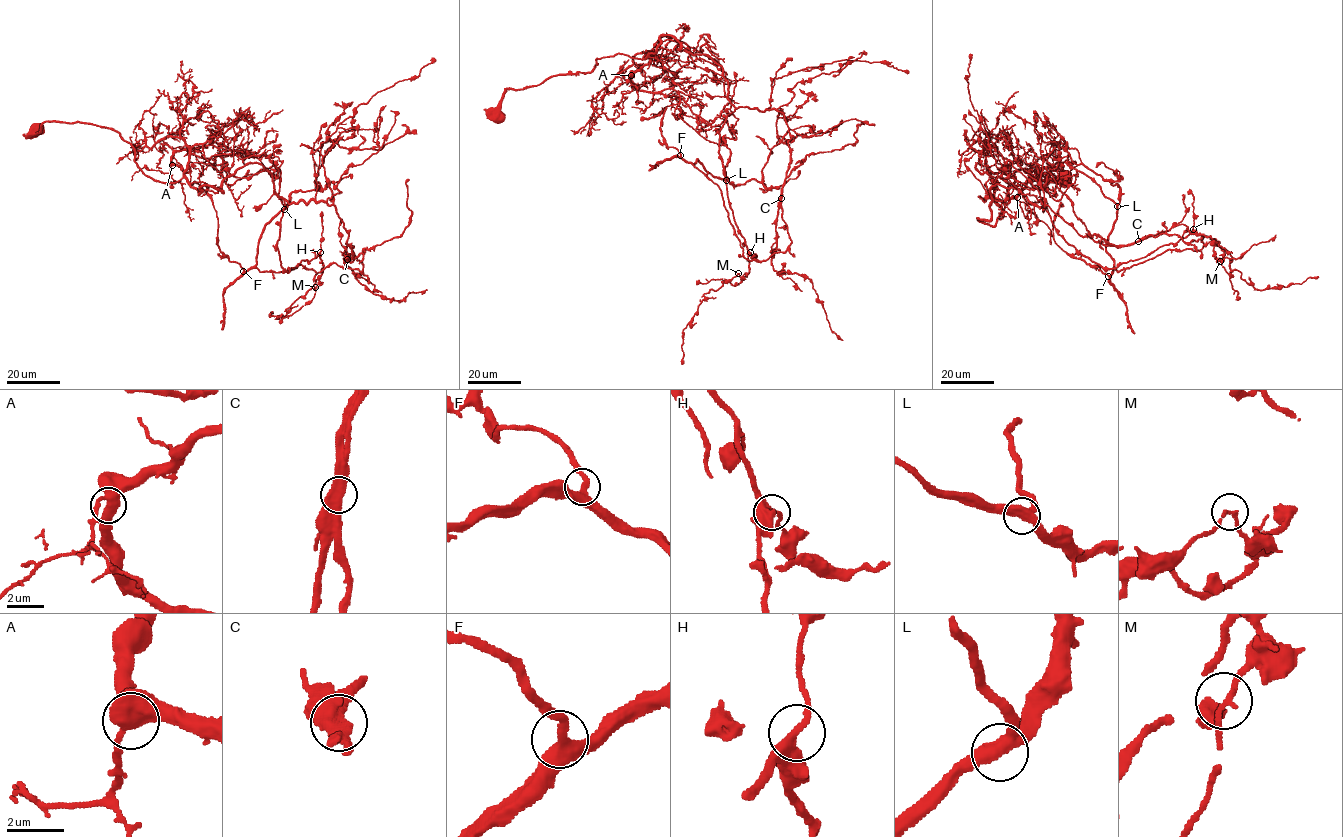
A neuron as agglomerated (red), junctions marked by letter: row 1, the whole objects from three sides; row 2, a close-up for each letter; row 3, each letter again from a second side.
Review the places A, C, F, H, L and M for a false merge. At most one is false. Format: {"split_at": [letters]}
{"split_at": ["C"]}

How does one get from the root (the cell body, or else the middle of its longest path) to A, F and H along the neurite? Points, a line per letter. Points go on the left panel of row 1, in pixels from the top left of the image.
A: (37, 127), (36, 133), (50, 121), (112, 128), (132, 145), (145, 174), (175, 183), (189, 170), (172, 165)
F: (37, 127), (112, 128), (163, 182), (212, 144), (226, 184), (276, 166), (285, 207), (243, 271)
H: (37, 127), (112, 128), (145, 174), (184, 177), (199, 194), (260, 163), (284, 204), (281, 266), (320, 252)

